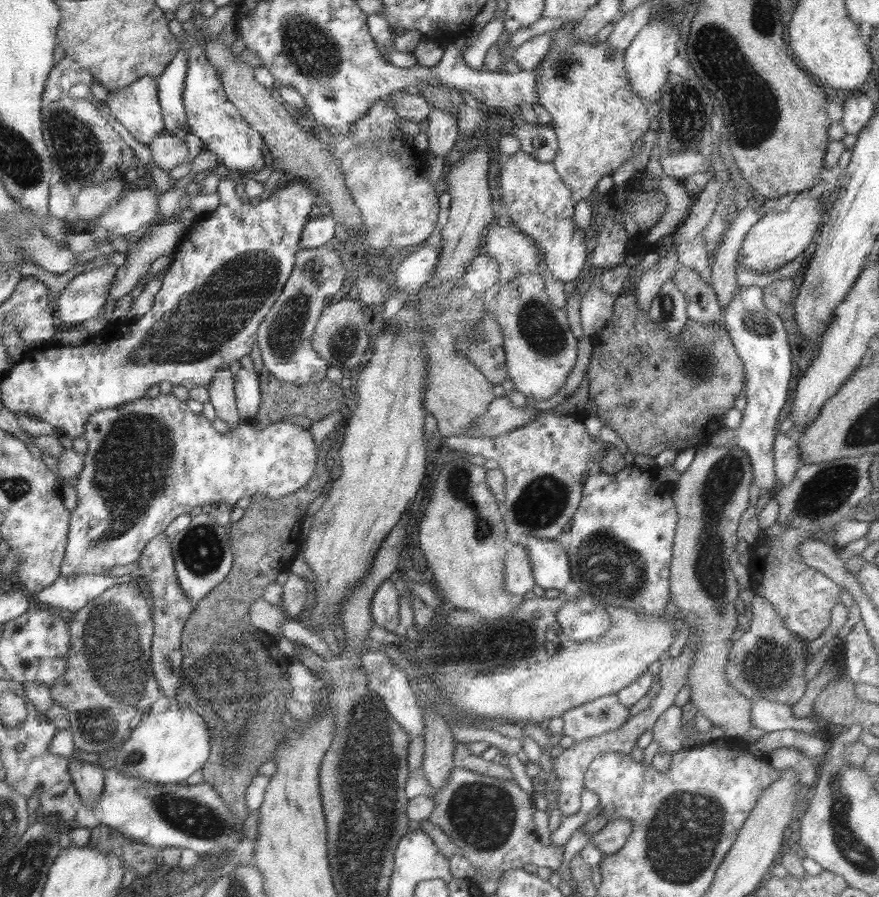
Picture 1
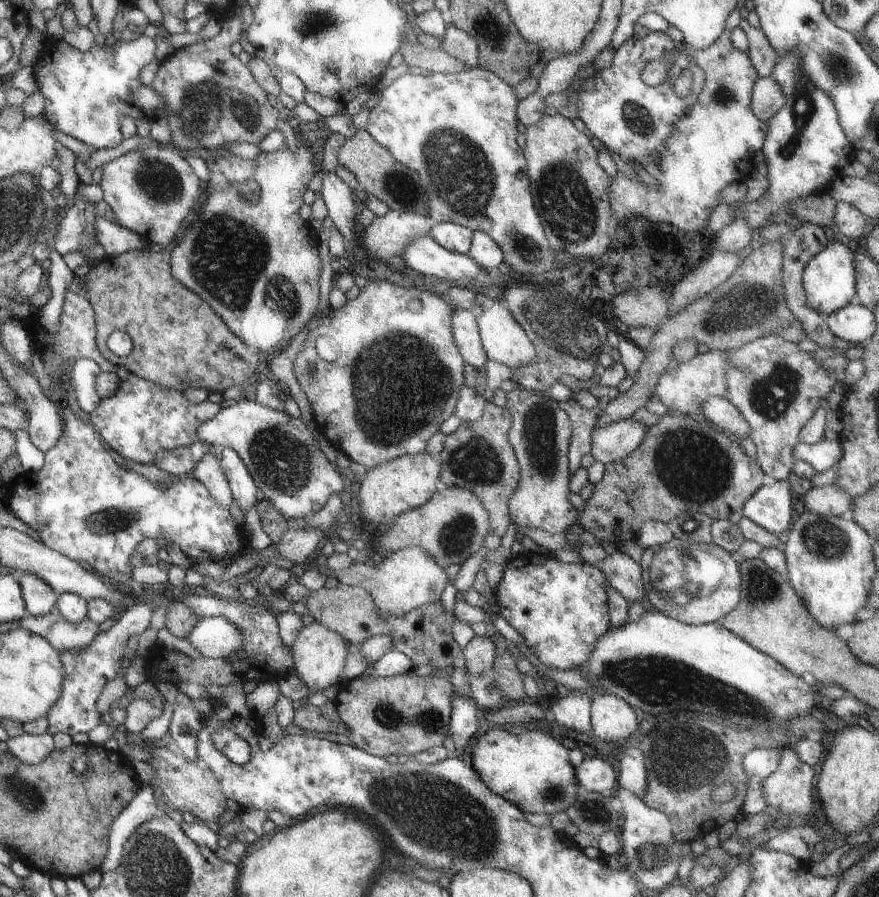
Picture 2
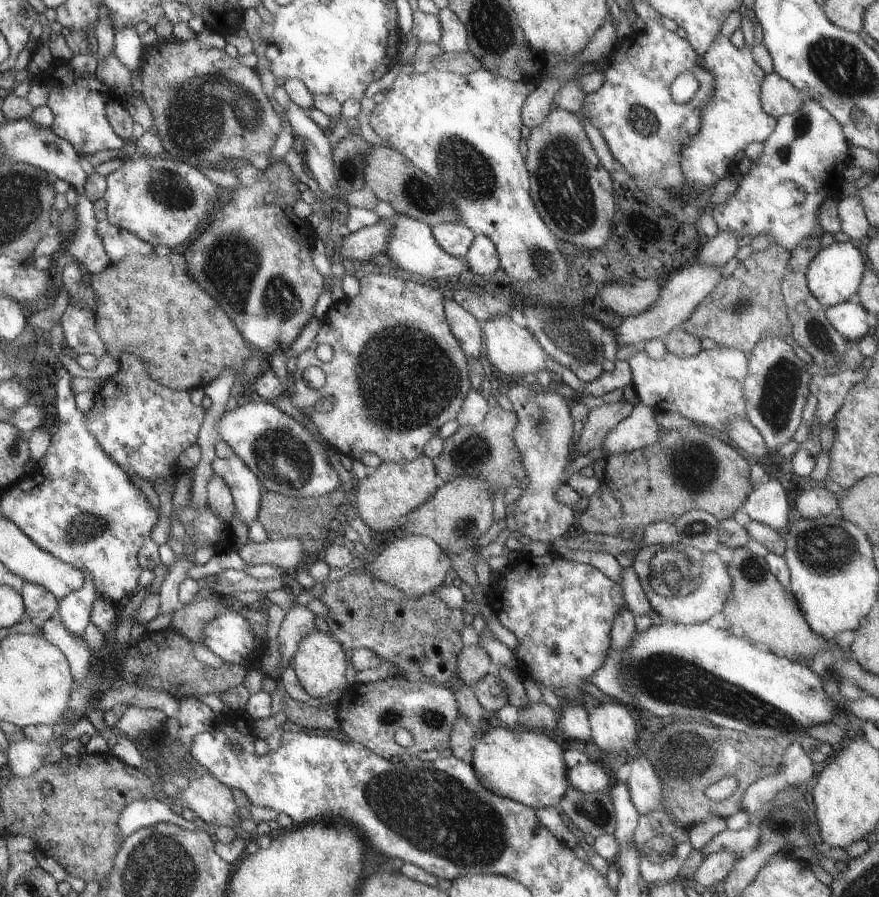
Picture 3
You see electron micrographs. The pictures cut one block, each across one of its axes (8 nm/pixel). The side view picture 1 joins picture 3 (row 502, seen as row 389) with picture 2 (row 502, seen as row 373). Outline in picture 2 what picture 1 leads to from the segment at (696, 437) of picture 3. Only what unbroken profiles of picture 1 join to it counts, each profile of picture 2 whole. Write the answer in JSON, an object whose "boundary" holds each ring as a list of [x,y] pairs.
{"boundary":[[[669,412],[661,416],[653,426],[647,428],[643,442],[635,452],[625,458],[605,464],[603,478],[595,484],[595,490],[589,500],[585,500],[585,510],[579,512],[577,524],[585,530],[585,534],[593,536],[593,540],[613,540],[613,528],[637,528],[643,522],[663,522],[667,524],[681,512],[699,512],[715,520],[727,520],[729,512],[739,512],[741,506],[761,488],[771,486],[771,480],[757,464],[751,460],[739,446],[739,440],[729,436],[723,430],[713,428],[709,422],[687,416],[681,412]]]}

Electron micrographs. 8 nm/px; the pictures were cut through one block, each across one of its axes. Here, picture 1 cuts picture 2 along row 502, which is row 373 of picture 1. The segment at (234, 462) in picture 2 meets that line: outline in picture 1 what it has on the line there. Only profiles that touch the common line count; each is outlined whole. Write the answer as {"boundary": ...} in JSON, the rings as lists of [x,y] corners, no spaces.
{"boundary":[[[239,370],[235,374],[235,406],[239,416],[247,422],[259,412],[261,404],[261,390],[259,390],[259,378],[253,370]]]}

